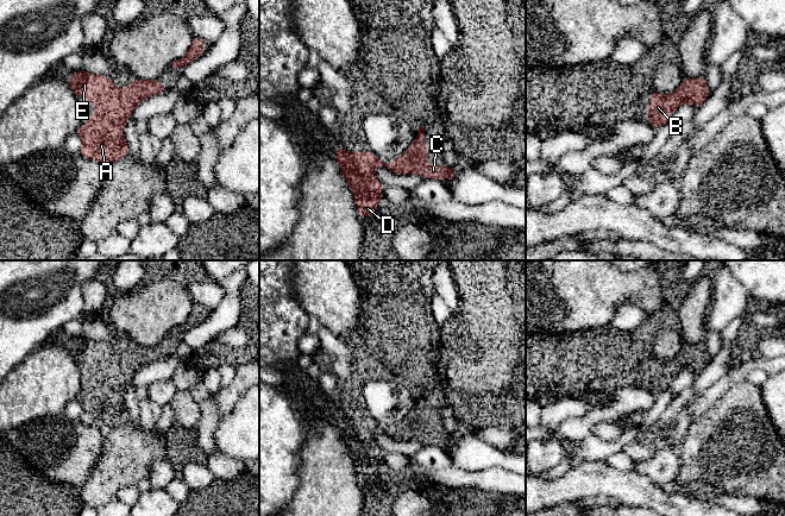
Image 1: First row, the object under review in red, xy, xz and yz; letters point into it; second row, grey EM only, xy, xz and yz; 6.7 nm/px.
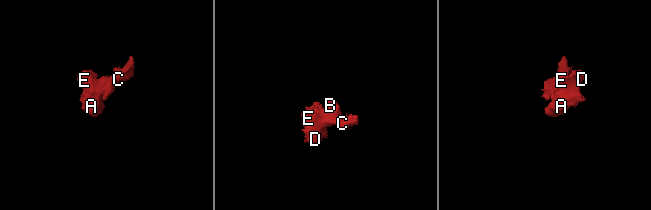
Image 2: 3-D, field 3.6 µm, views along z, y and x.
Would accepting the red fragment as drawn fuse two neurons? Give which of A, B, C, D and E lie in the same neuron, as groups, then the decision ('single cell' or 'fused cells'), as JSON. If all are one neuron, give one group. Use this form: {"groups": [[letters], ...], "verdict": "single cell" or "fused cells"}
{"groups": [["A", "B", "C", "D", "E"]], "verdict": "single cell"}

